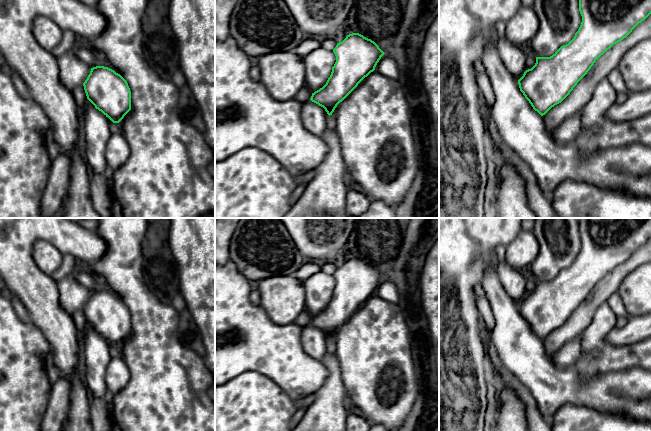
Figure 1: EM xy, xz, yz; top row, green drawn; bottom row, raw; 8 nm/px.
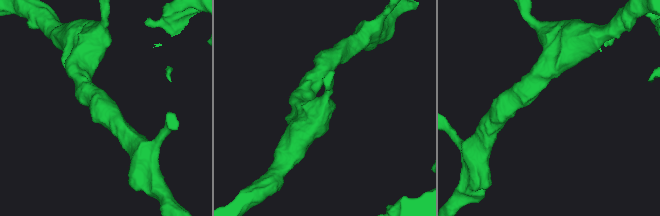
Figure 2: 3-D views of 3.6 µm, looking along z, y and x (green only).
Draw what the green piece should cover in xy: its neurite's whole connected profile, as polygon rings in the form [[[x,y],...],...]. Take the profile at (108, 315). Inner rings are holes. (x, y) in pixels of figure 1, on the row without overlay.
[[[96,290],[83,307],[87,323],[113,347],[119,347],[131,334],[127,305],[114,294]]]

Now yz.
[[[578,218],[578,221],[582,246],[574,262],[552,280],[536,281],[535,289],[518,304],[520,315],[541,340],[561,327],[601,279],[651,238],[651,218]]]

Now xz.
[[[352,257],[337,267],[333,273],[336,280],[336,286],[332,291],[332,296],[326,308],[319,314],[312,317],[310,324],[323,331],[330,340],[337,329],[342,326],[357,310],[375,294],[375,291],[381,281],[385,278],[379,270],[359,257]]]

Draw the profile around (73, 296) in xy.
[[[75,269],[70,275],[58,282],[60,305],[71,315],[82,309],[91,295],[90,290],[76,278],[77,272]]]

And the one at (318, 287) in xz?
[[[320,271],[303,281],[303,284],[306,292],[305,309],[314,317],[326,308],[336,280],[332,274]]]

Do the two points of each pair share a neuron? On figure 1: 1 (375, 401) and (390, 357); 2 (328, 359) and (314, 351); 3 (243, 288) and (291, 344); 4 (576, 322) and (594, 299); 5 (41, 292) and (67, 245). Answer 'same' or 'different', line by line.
1: same
2: different
3: same
4: same
5: same

